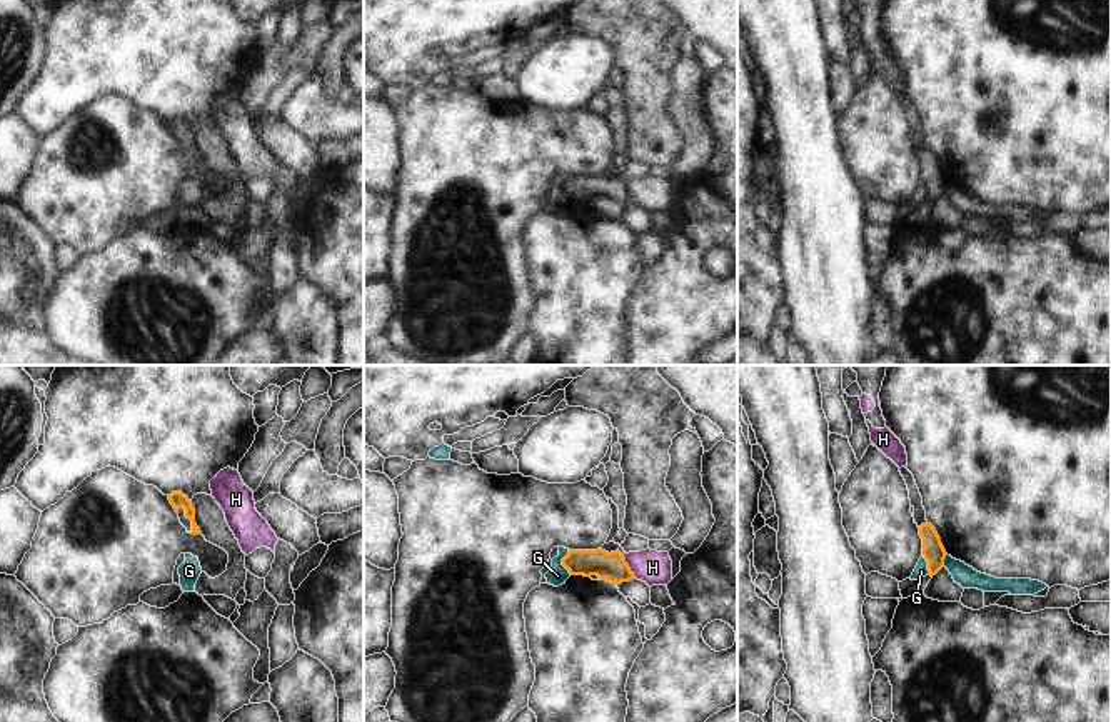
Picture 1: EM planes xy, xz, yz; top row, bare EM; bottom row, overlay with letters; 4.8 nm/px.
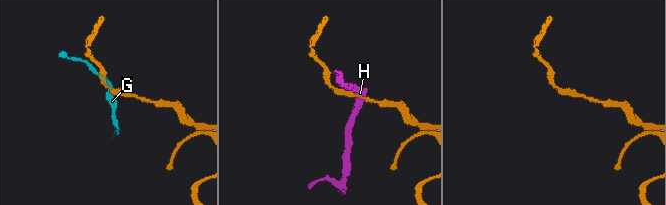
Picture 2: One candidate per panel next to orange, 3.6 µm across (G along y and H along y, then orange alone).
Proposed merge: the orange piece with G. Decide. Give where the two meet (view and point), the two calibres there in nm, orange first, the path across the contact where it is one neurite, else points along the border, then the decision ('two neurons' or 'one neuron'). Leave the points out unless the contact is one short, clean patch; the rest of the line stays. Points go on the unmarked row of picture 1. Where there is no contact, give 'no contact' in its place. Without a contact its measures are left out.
xz (563, 189) | 140/90 nm | along xz (568, 177), (563, 192), (571, 200) | two neurons

